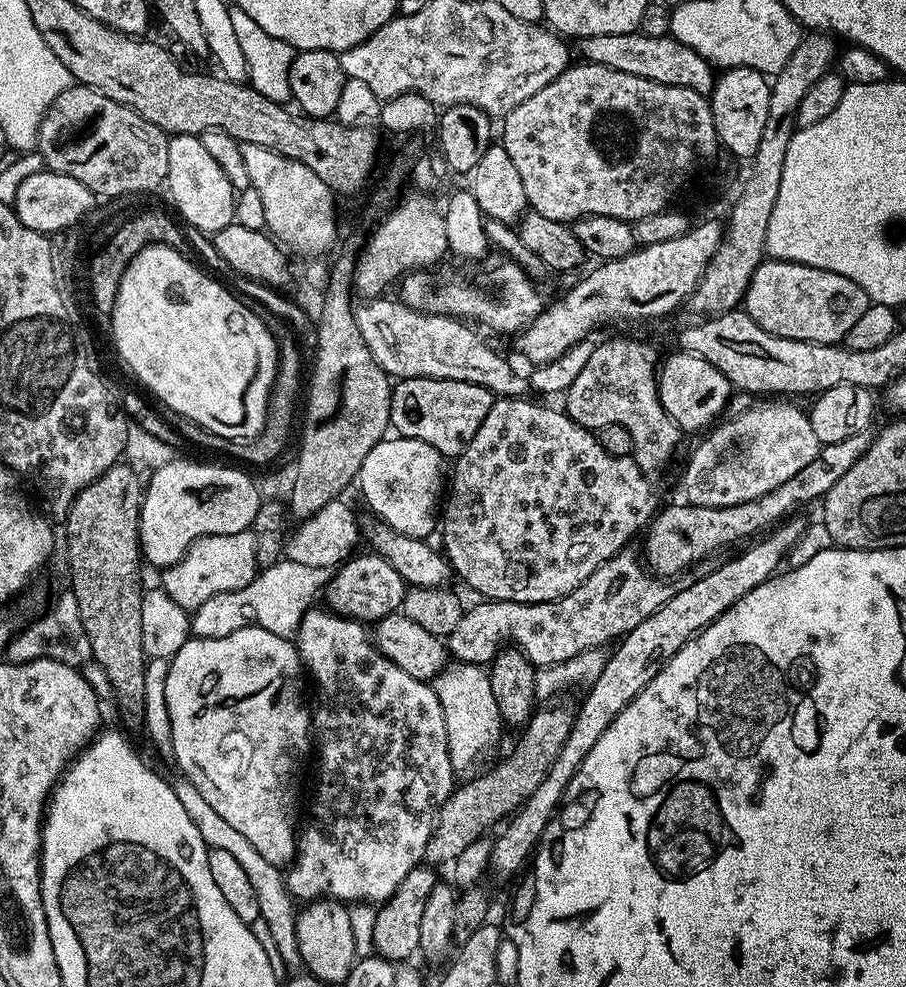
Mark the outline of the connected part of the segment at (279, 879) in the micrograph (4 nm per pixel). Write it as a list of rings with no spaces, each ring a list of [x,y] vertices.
[[[178,778],[173,781],[172,789],[178,797],[178,802],[185,807],[186,814],[190,820],[198,826],[198,832],[202,836],[204,844],[209,848],[227,850],[239,863],[242,870],[249,877],[253,884],[254,894],[257,895],[260,919],[266,922],[273,935],[274,942],[277,943],[278,954],[282,955],[283,965],[288,968],[298,970],[303,967],[301,955],[298,951],[297,924],[296,924],[296,904],[294,898],[289,894],[287,881],[283,871],[277,866],[266,861],[266,858],[250,845],[245,837],[230,822],[219,817],[214,811],[214,806],[198,793],[197,787],[189,780]]]

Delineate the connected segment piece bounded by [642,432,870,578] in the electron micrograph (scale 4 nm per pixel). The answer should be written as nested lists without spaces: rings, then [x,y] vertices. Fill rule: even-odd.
[[[859,432],[838,442],[821,444],[818,454],[814,454],[813,460],[802,466],[802,470],[798,470],[794,478],[786,478],[782,486],[774,486],[774,490],[750,502],[738,502],[734,506],[721,508],[687,502],[672,504],[669,508],[661,507],[643,533],[643,563],[661,578],[675,578],[700,561],[715,557],[715,552],[727,544],[736,544],[747,536],[756,538],[767,533],[773,526],[779,525],[786,517],[795,513],[792,511],[799,504],[808,504],[811,500],[819,501],[823,498],[830,486],[834,486],[834,482],[838,482],[838,478],[842,478],[842,474],[846,474],[846,470],[850,470],[850,466],[862,456],[869,443],[869,433]]]

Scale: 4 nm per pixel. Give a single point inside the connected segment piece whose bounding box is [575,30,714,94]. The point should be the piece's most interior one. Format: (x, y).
(658, 59)

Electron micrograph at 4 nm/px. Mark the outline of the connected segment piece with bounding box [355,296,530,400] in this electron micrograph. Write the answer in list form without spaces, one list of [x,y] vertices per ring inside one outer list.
[[[373,297],[355,307],[355,324],[362,334],[371,356],[385,373],[396,380],[409,380],[416,377],[432,377],[435,380],[470,382],[488,389],[495,397],[514,400],[525,397],[530,390],[529,379],[520,376],[513,366],[471,329],[469,323],[453,316],[430,315],[408,308],[402,301],[389,297]]]

